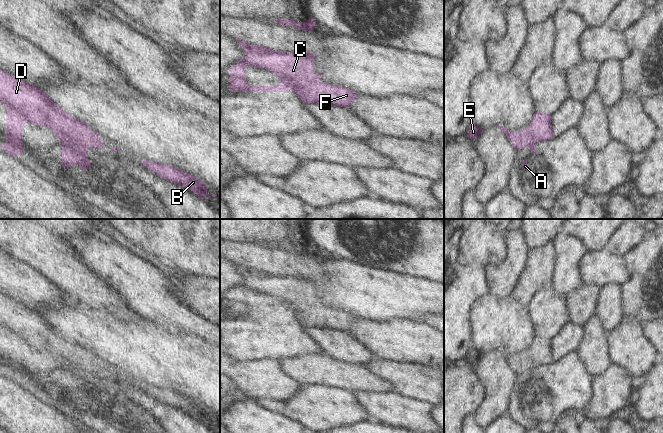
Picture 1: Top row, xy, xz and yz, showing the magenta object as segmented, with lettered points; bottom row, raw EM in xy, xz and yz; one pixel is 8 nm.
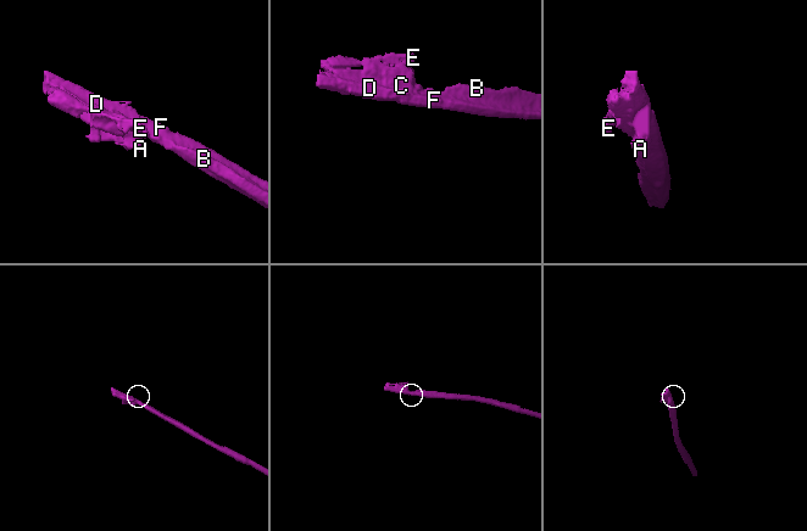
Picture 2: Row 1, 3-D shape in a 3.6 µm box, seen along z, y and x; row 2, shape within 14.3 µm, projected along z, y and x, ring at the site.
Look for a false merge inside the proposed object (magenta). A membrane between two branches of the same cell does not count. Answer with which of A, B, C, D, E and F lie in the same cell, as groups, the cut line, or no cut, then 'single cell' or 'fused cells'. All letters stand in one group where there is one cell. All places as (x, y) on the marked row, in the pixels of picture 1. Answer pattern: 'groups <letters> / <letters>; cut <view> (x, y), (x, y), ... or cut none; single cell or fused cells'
groups A B C D E F; cut none; single cell

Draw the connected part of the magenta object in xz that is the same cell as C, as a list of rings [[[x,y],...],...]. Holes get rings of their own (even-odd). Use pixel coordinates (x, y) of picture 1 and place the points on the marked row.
[[[237,40],[243,50],[244,56],[238,60],[236,66],[231,66],[230,91],[231,92],[295,92],[305,104],[329,104],[331,106],[348,107],[358,96],[352,90],[342,86],[325,84],[320,81],[321,74],[314,73],[314,54],[302,51],[277,51],[263,46],[253,46]],[[246,66],[265,68],[279,77],[277,86],[249,86],[246,81]]]

